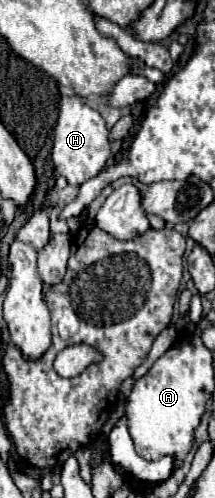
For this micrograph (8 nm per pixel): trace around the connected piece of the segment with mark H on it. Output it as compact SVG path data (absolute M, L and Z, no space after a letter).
M62 96L60 100L60 114L54 128L54 148L52 148L52 160L56 170L66 176L70 184L80 186L82 182L98 176L98 172L104 170L108 164L108 158L112 156L110 142L108 142L108 128L102 120L102 116L86 106L80 96Z

